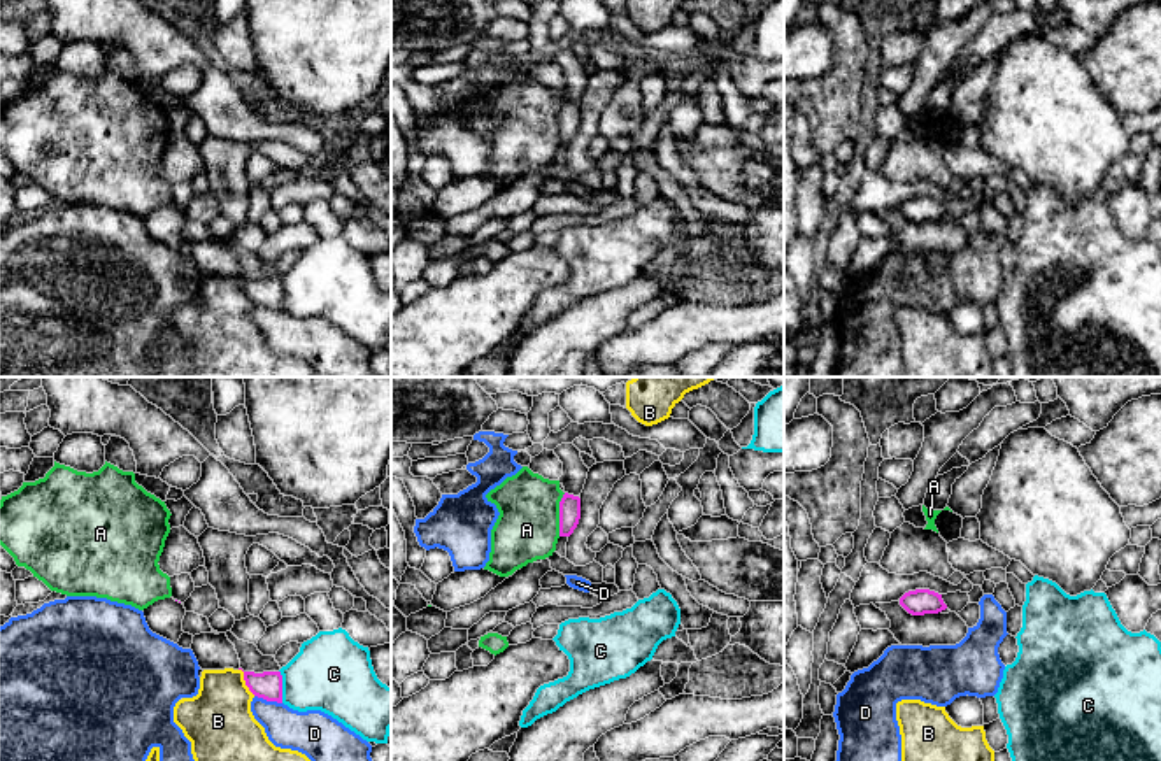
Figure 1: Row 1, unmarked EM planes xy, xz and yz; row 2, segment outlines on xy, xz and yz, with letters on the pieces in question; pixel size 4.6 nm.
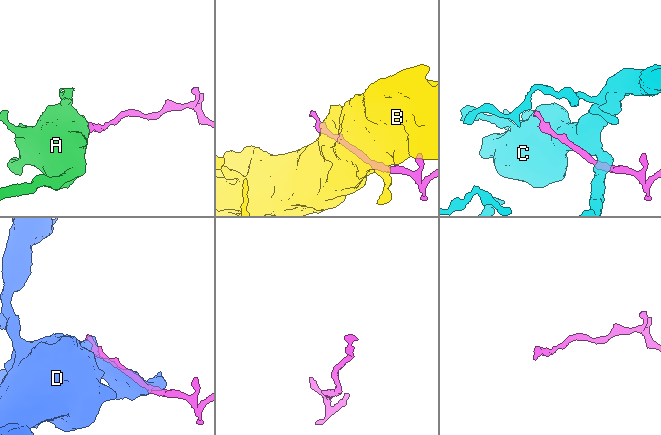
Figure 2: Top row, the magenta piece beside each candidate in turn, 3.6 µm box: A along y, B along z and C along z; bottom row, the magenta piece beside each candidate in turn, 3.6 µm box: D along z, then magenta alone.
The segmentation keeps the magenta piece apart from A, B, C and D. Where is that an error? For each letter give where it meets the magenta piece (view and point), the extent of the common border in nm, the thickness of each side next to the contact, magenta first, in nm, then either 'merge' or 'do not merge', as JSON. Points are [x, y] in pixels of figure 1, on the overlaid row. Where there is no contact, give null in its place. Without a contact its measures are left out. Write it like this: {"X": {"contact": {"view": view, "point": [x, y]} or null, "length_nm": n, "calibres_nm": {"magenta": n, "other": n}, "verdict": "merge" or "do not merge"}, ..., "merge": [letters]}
{"A": {"contact": {"view": "xz", "point": [560, 514]}, "length_nm": 200, "calibres_nm": {"magenta": 100, "other": 280}, "verdict": "do not merge"}, "B": {"contact": {"view": "xy", "point": [246, 682]}, "length_nm": 150, "calibres_nm": {"magenta": 130, "other": 320}, "verdict": "do not merge"}, "C": {"contact": {"view": "xy", "point": [281, 686]}, "length_nm": 150, "calibres_nm": {"magenta": 130, "other": 360}, "verdict": "do not merge"}, "D": {"contact": {"view": "xy", "point": [269, 700]}, "length_nm": 130, "calibres_nm": {"magenta": 130, "other": 200}, "verdict": "do not merge"}, "merge": []}

